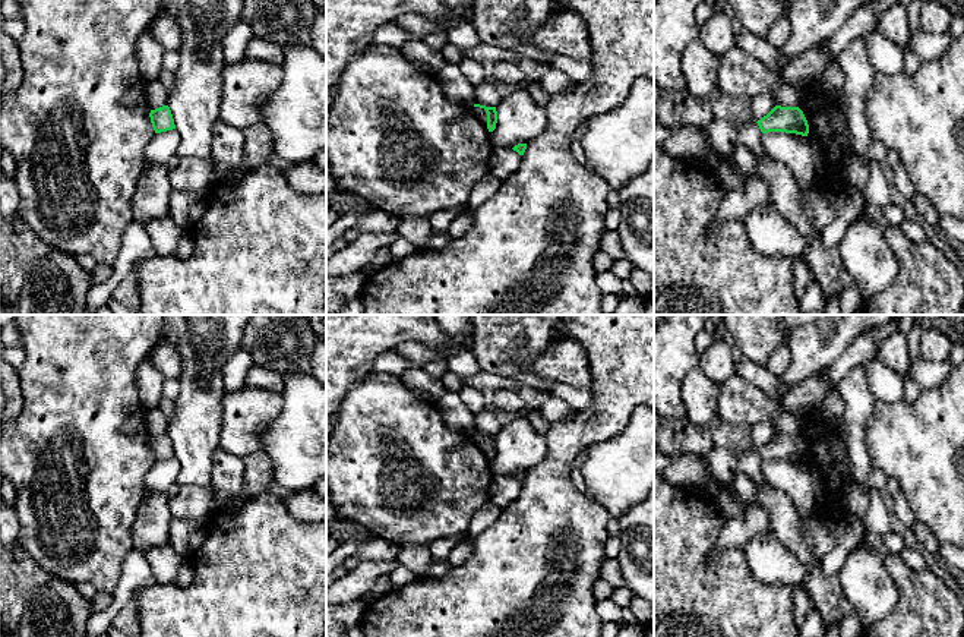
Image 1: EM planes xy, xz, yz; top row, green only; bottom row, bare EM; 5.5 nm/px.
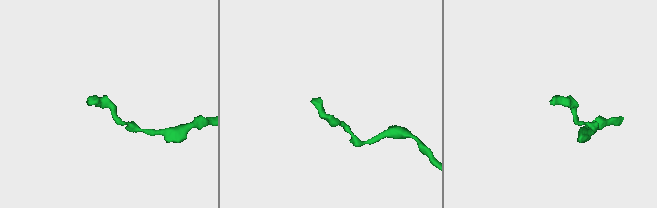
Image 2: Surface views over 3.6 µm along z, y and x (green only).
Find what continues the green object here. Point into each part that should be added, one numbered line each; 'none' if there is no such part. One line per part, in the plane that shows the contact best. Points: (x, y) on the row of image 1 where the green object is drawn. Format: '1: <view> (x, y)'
none

